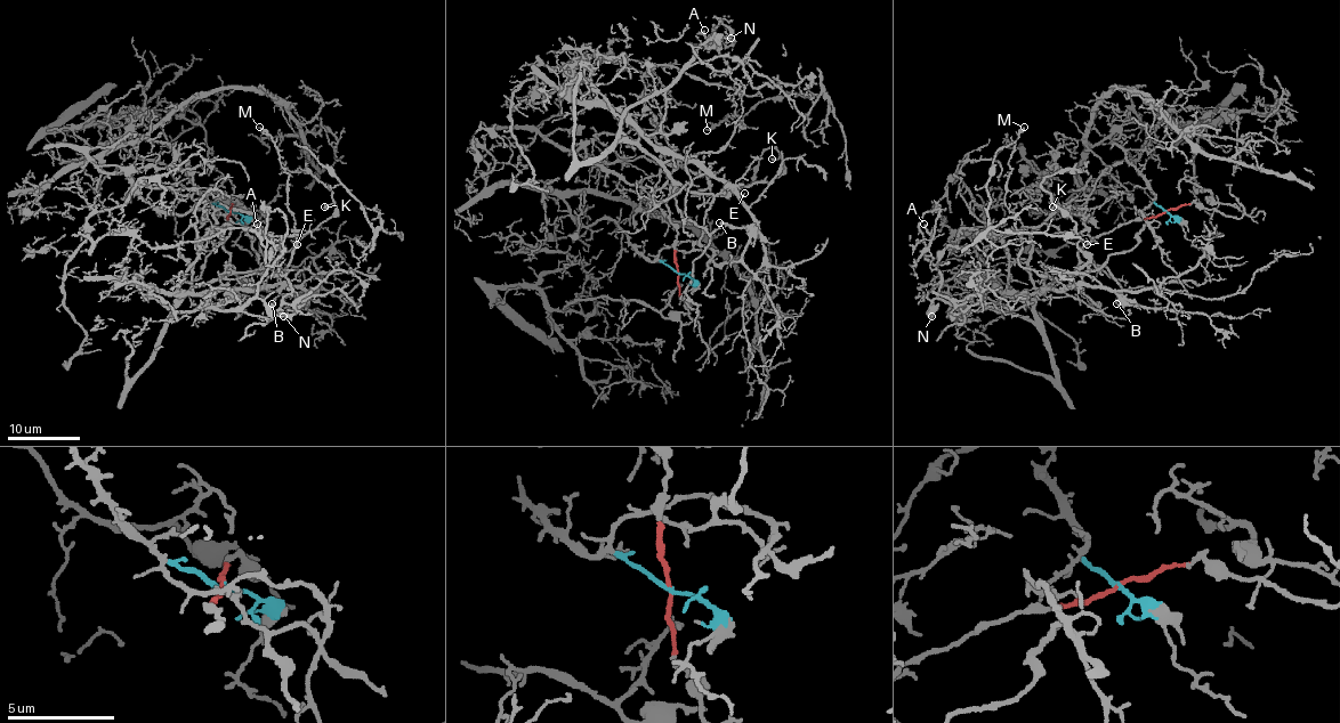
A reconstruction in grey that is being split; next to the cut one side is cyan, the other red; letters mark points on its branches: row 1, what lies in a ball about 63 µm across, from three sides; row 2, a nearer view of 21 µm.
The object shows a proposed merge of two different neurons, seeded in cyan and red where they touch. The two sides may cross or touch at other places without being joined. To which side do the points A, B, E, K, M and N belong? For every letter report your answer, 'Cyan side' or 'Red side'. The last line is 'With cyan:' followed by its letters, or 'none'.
A: Red side
B: Red side
E: Red side
K: Red side
M: Red side
N: Red side
With cyan: none

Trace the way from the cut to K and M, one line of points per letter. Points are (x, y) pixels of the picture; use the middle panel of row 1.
K: (678, 271), (666, 200), (673, 185), (720, 194), (767, 184), (782, 161), (771, 157)
M: (678, 271), (666, 200), (677, 185), (664, 163), (717, 152), (736, 126), (744, 127), (735, 111), (705, 130)

